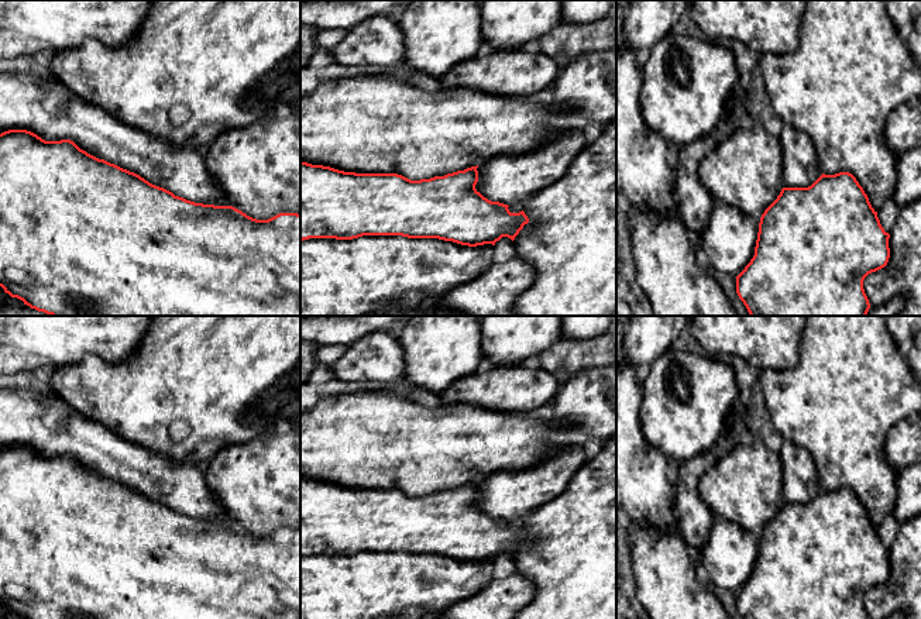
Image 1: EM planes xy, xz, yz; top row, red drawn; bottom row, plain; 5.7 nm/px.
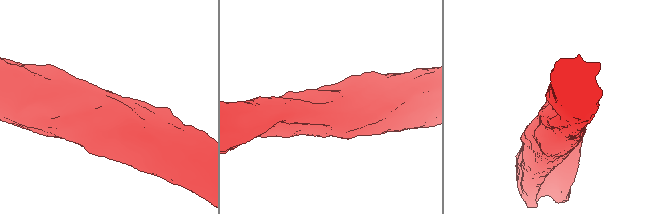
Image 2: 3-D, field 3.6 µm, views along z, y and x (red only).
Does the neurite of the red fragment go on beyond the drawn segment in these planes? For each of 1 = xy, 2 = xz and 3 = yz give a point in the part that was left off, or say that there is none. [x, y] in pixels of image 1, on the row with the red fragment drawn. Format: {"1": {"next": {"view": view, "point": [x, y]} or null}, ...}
{"1": {"next": {"view": "xy", "point": [30, 100]}}, "2": {"next": {"view": "xz", "point": [507, 179]}}, "3": {"next": {"view": "yz", "point": [801, 168]}}}

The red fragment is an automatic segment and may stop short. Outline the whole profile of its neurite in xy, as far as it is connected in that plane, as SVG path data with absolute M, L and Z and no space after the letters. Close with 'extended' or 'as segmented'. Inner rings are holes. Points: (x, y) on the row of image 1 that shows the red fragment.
M25 66L21 72L0 71L0 286L11 298L51 316L300 316L300 214L279 213L268 220L252 219L230 204L210 175L199 148L176 147L118 121L93 103L79 99L51 73L39 73L31 66Z; extended

